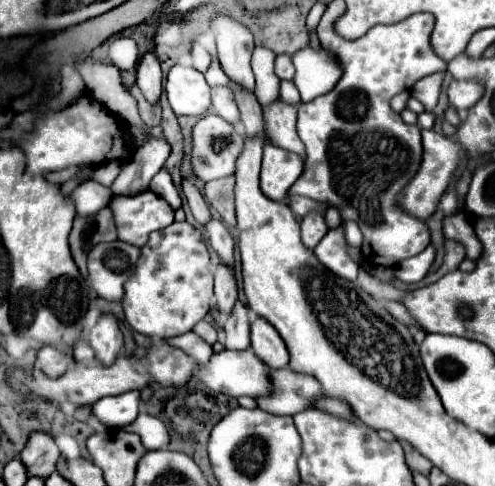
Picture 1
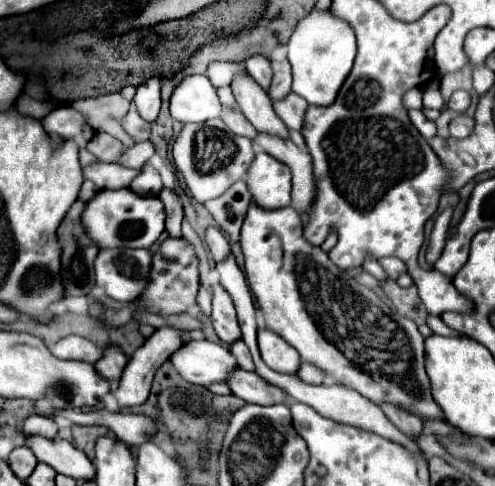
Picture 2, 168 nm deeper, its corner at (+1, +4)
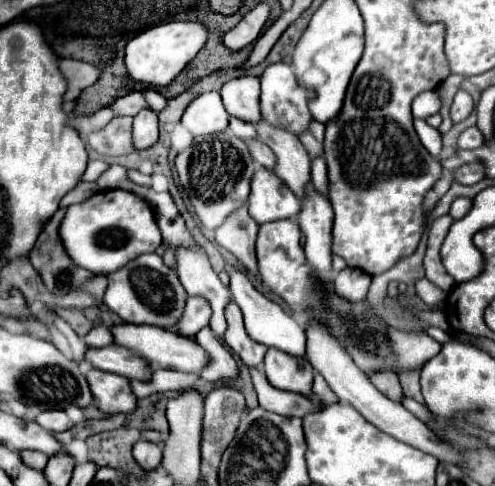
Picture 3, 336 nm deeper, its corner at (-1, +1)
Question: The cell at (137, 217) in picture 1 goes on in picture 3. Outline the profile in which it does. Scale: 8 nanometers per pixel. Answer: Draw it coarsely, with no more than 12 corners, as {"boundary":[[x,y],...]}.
{"boundary":[[126,190],[70,206],[60,236],[78,266],[118,270],[162,242]]}

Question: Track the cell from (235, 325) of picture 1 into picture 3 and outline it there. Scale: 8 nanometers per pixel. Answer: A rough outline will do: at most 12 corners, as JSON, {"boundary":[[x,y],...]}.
{"boundary":[[250,368],[264,410],[302,418],[314,412],[300,394],[274,388],[258,368]]}

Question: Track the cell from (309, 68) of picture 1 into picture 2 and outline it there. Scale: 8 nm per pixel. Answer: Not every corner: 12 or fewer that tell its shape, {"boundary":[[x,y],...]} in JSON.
{"boundary":[[314,9],[288,41],[292,91],[332,105],[356,35]]}

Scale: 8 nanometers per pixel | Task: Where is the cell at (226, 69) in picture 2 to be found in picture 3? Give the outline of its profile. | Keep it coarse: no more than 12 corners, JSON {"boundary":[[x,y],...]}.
{"boundary":[[243,74],[220,95],[231,116],[260,118],[260,80]]}

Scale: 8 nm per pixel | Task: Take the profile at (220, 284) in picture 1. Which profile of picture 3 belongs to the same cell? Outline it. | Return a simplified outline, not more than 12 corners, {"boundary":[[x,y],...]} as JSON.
{"boundary":[[228,302],[224,342],[246,366],[264,362],[266,346],[246,334],[242,312]]}

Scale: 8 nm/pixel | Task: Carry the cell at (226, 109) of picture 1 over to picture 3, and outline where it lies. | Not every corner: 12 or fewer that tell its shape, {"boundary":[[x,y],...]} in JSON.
{"boundary":[[248,140],[252,158],[274,168],[274,152],[260,140]]}

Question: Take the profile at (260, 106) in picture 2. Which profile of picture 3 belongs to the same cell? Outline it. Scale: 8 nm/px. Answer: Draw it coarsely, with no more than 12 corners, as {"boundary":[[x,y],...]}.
{"boundary":[[264,118],[254,126],[274,172],[302,198],[310,156],[298,136]]}

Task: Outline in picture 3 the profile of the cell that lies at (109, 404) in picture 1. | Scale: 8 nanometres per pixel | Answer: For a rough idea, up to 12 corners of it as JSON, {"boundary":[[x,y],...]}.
{"boundary":[[188,298],[176,334],[194,338],[210,320],[204,298]]}

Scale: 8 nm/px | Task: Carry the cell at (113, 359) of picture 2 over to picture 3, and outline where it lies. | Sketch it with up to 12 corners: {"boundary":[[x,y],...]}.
{"boundary":[[88,370],[86,378],[102,412],[136,408],[126,376]]}

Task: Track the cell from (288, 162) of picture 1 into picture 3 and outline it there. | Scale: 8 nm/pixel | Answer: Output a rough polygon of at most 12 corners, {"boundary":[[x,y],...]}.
{"boundary":[[270,168],[250,180],[258,224],[294,218],[300,200]]}

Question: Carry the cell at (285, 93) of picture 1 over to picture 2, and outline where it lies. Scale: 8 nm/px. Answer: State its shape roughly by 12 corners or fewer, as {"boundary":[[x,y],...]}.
{"boundary":[[296,93],[274,101],[274,111],[290,129],[302,131],[306,103]]}

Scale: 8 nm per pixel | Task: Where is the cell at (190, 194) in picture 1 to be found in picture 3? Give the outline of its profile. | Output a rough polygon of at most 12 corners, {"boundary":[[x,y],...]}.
{"boundary":[[234,266],[232,300],[256,342],[304,356],[298,320]]}

